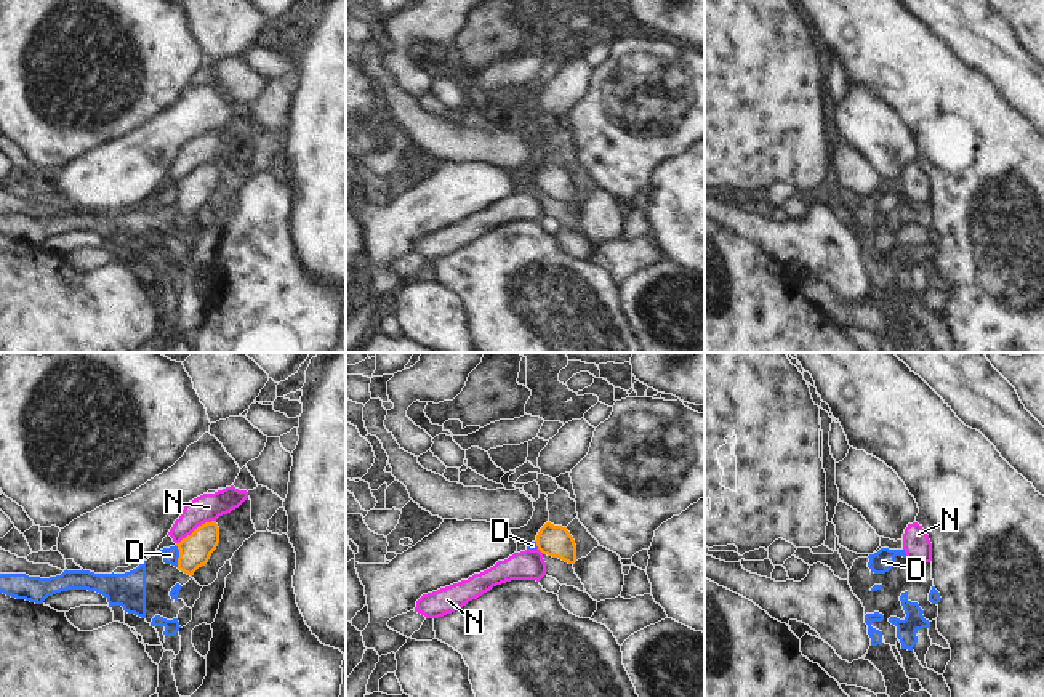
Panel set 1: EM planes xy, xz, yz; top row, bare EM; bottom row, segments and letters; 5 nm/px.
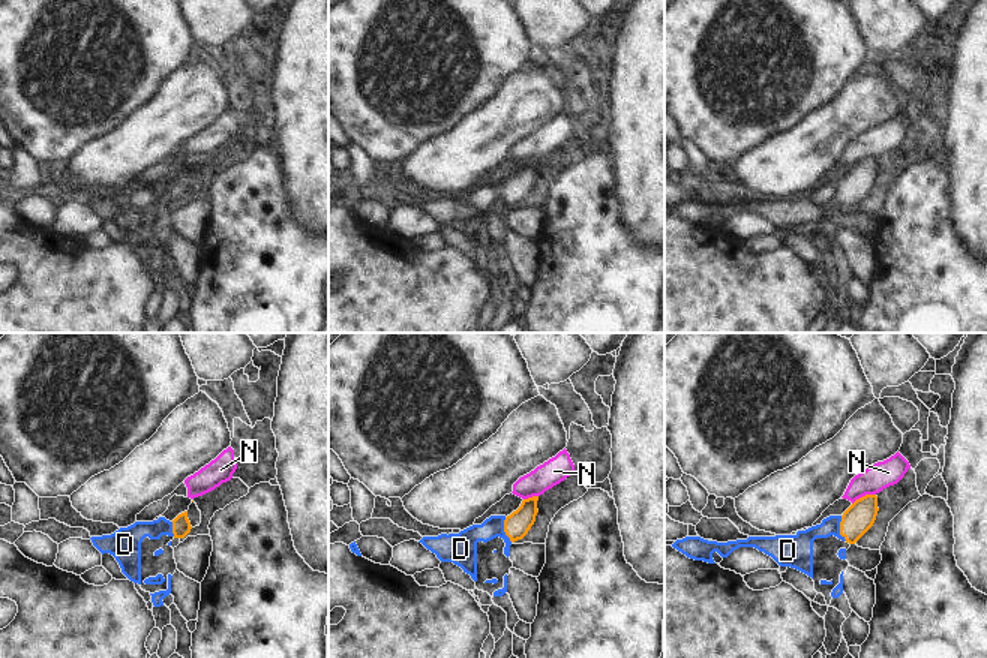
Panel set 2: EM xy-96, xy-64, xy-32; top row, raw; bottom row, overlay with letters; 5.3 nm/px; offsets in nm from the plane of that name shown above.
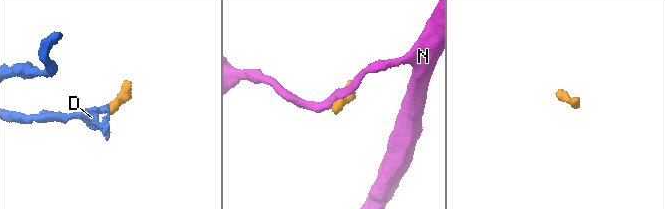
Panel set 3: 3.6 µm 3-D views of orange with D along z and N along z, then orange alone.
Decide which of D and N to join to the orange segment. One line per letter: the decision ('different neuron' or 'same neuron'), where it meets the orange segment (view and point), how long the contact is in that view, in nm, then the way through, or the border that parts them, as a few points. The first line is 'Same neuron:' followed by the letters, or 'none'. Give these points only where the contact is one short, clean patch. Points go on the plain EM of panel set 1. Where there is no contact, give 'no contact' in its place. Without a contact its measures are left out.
Same neuron: D
D: same neuron | xy (180, 197) | 110 nm | across xy (194, 191), (189, 196), (180, 197), (170, 196)
N: different neuron | xy (197, 169) | 240 nm | along xy (215, 161), (199, 165), (176, 185)

